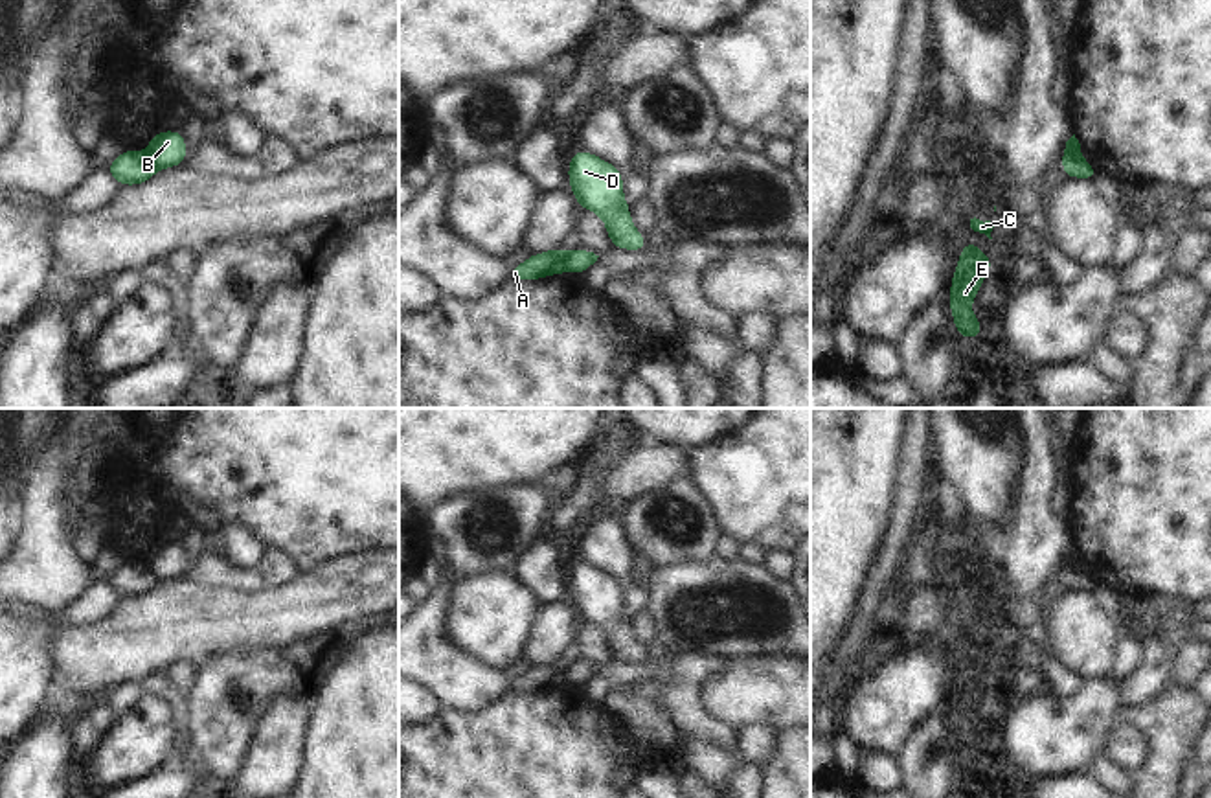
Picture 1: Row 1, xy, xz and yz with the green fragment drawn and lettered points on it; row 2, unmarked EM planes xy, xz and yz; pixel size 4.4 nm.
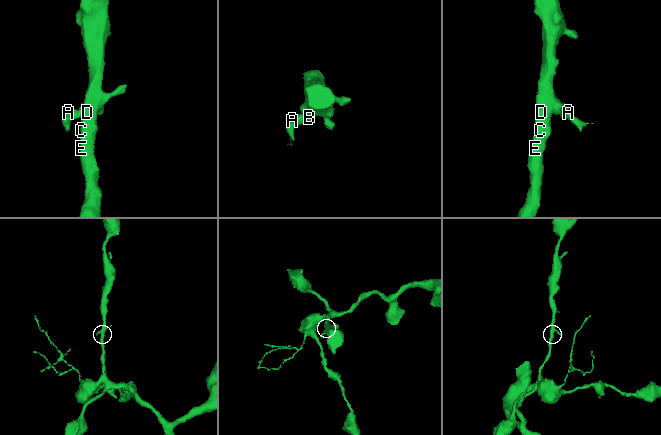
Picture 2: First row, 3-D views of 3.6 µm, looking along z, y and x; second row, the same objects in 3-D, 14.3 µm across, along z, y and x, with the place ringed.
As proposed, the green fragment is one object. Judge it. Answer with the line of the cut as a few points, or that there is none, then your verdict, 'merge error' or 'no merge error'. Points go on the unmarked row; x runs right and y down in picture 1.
yz (1064, 563), (1070, 569), (1081, 569) | merge error

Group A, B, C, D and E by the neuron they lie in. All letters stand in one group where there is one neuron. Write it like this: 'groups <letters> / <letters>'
groups A / B C D E

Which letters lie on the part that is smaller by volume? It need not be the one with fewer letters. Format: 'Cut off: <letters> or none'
Cut off: A.

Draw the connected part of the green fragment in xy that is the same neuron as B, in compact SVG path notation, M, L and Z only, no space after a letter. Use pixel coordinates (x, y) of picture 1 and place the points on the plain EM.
M182 542L154 544L147 553L147 566L156 574L158 581L180 579L187 566Z

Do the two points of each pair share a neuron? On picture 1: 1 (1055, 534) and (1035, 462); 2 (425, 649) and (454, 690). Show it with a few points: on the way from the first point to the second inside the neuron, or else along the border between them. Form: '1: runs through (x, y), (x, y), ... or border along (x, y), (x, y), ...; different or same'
1: runs through (1039, 515), (1039, 480); same
2: runs through (432, 659), (454, 681); same

